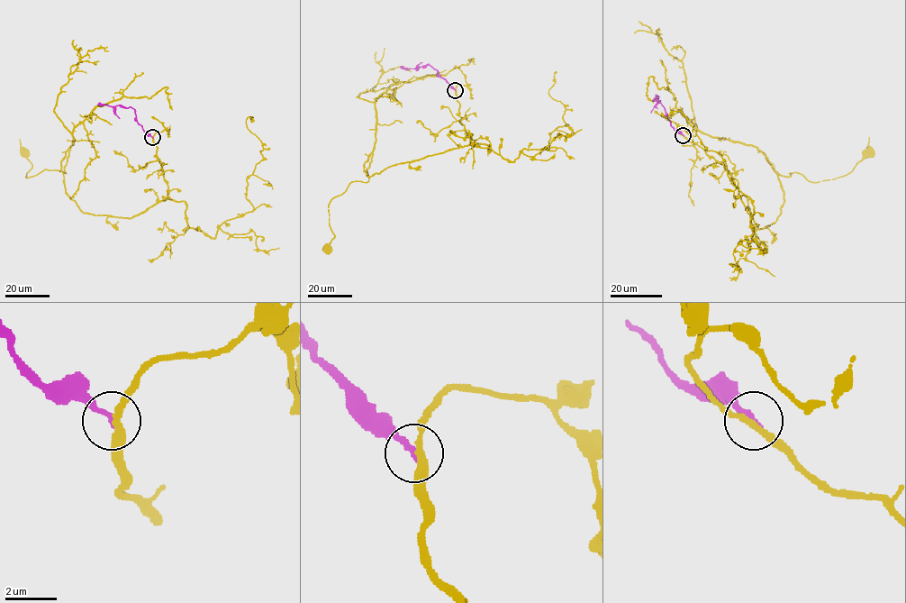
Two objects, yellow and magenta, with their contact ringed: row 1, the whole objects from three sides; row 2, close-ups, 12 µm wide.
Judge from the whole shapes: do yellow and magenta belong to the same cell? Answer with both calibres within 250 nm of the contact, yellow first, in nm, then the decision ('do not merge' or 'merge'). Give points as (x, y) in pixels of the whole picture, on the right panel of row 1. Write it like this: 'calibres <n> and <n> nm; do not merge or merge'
calibres 220 and 200 nm; merge

